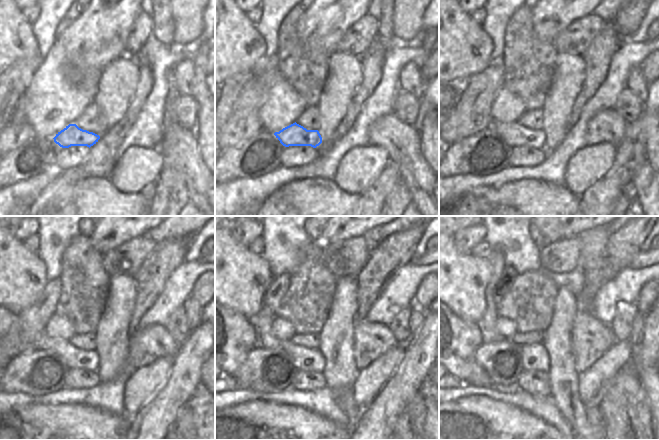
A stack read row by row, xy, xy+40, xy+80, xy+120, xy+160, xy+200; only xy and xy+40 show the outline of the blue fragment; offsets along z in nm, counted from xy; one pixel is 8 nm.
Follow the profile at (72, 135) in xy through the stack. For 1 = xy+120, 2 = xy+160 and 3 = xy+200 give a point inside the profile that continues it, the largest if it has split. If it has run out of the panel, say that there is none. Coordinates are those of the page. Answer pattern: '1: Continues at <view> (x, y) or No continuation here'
1: Continues at xy+120 (73, 357)
2: Continues at xy+160 (311, 359)
3: Continues at xy+200 (534, 356)

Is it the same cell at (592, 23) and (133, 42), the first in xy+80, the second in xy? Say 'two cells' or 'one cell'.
one cell

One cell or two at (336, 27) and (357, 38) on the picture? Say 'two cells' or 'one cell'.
two cells

